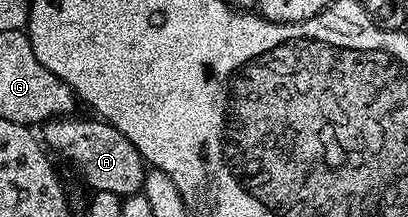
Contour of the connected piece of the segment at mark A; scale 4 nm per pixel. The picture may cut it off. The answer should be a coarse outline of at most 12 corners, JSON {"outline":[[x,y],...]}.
{"outline":[[54,117],[43,141],[93,191],[145,187],[135,143],[106,121]]}

